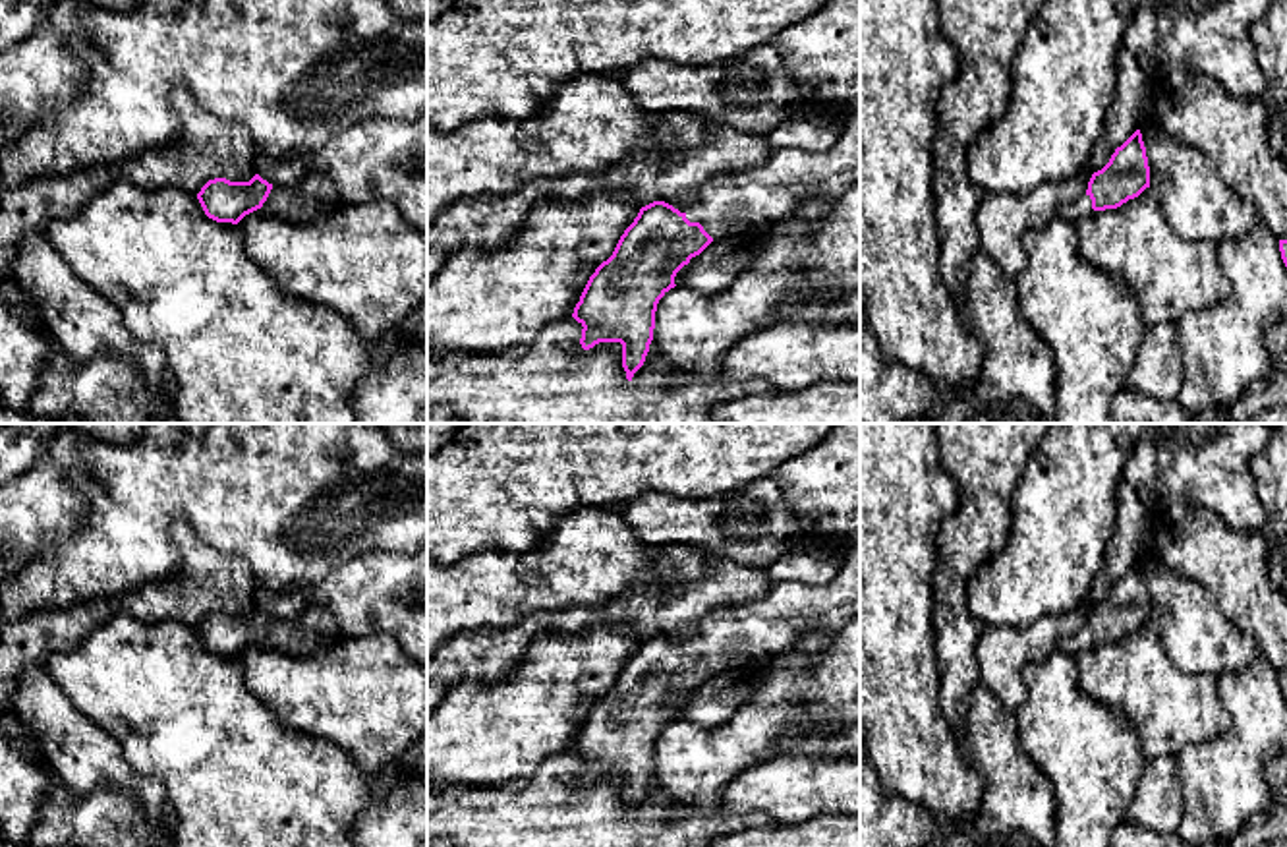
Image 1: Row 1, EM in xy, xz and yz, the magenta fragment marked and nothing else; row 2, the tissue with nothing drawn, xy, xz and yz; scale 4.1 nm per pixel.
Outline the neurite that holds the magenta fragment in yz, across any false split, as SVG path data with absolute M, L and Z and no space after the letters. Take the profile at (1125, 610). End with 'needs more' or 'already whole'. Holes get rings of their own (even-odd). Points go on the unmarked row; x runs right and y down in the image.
M1140 563L1115 582L1109 596L1092 607L1088 623L1063 638L1059 650L1076 654L1092 644L1117 642L1150 621L1150 599Z | needs more

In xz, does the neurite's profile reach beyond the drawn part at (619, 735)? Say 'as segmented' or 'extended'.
extended

